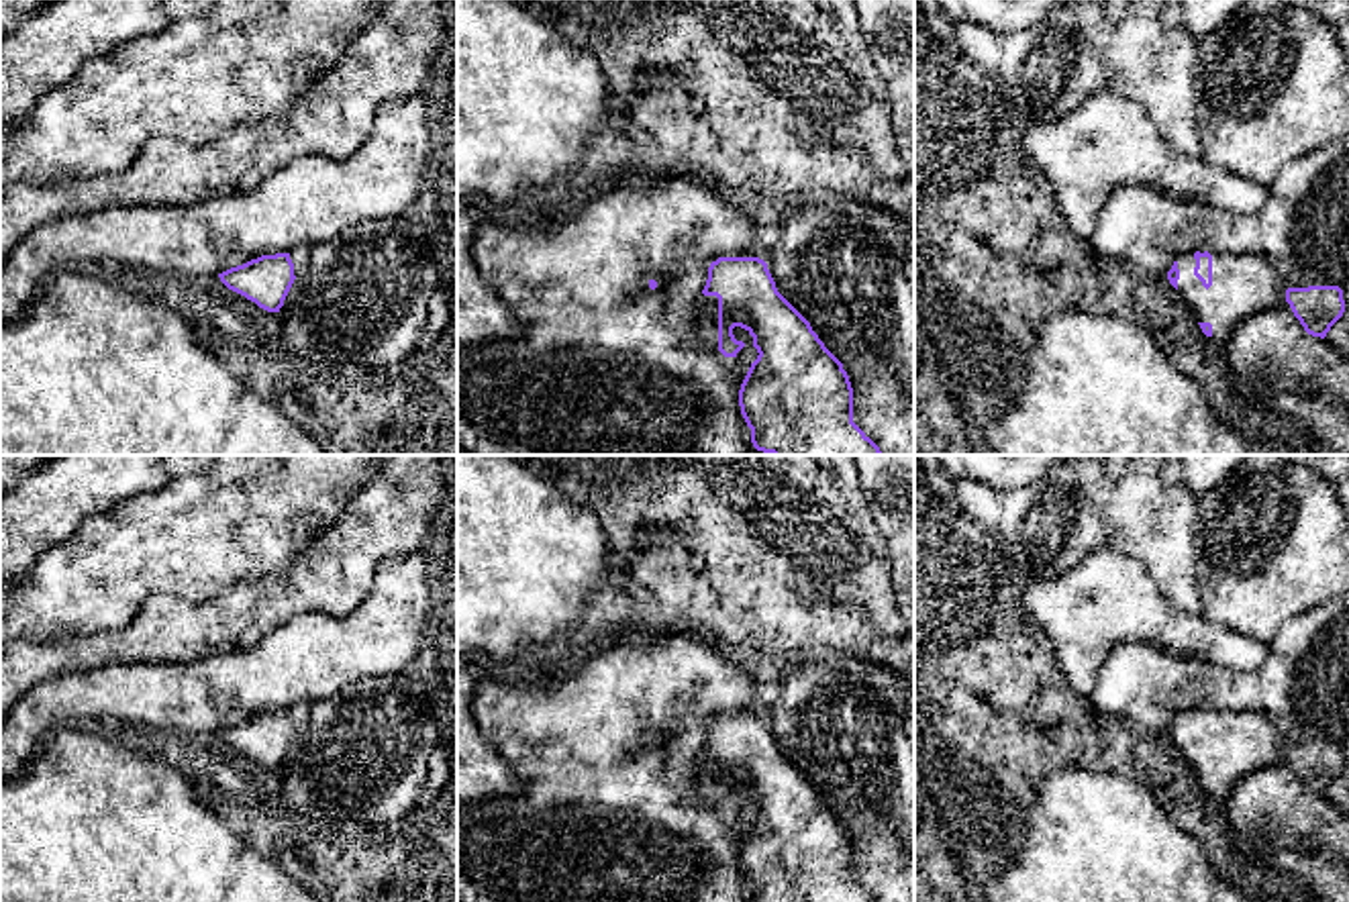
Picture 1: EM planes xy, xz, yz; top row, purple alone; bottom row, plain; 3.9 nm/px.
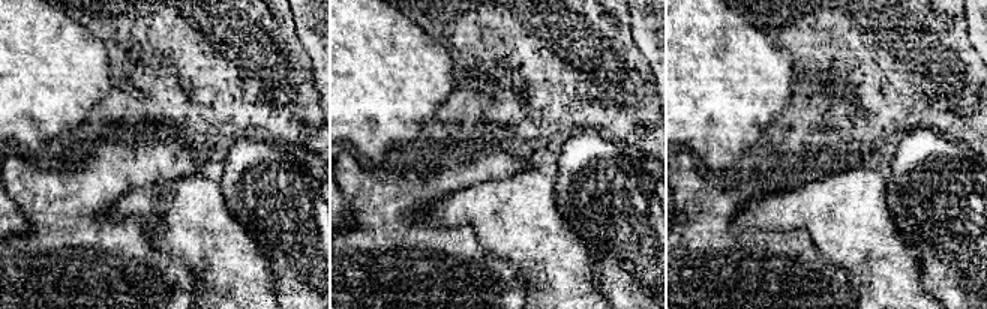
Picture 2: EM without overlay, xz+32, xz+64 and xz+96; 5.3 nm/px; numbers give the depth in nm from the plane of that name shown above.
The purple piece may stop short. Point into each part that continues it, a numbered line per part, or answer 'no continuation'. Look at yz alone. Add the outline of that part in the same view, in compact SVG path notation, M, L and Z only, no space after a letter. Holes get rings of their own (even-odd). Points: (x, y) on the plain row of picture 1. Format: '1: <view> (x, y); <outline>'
1: yz (1241, 743); M1182 710L1176 716L1180 726L1178 749L1198 780L1212 782L1212 796L1227 800L1245 775L1282 761L1282 737L1259 712L1210 712L1212 743L1208 747L1194 733L1194 710Z

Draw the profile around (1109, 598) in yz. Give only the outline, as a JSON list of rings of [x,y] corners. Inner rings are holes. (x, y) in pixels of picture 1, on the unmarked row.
[[[1110,547],[1092,551],[1061,575],[1027,584],[1025,606],[1082,696],[1092,692],[1102,663],[1120,643],[1151,645],[1237,671],[1259,669],[1269,657],[1267,643],[1202,612],[1182,612],[1139,559]]]

